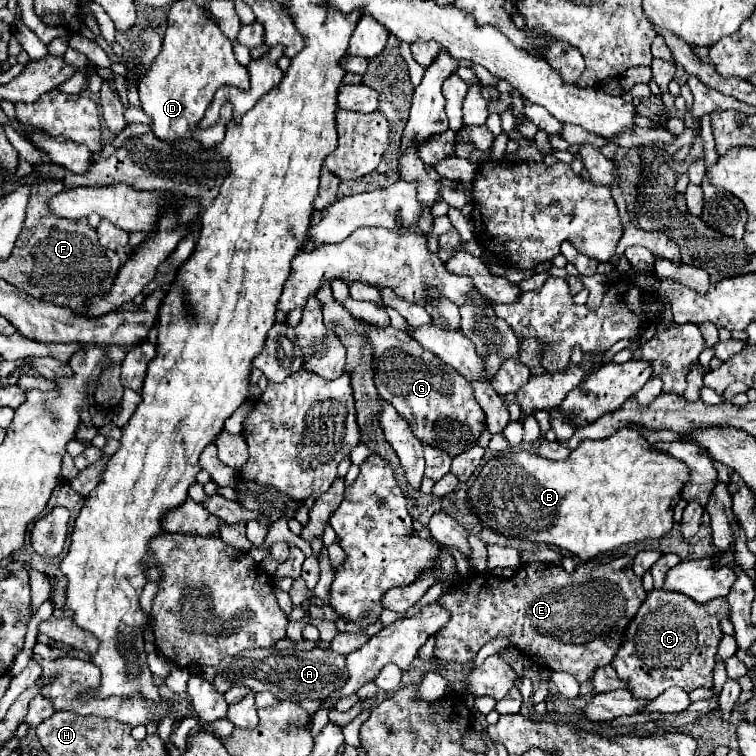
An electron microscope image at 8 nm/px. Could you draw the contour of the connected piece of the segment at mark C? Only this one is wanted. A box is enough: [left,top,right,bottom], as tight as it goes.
[612,589,726,699]

